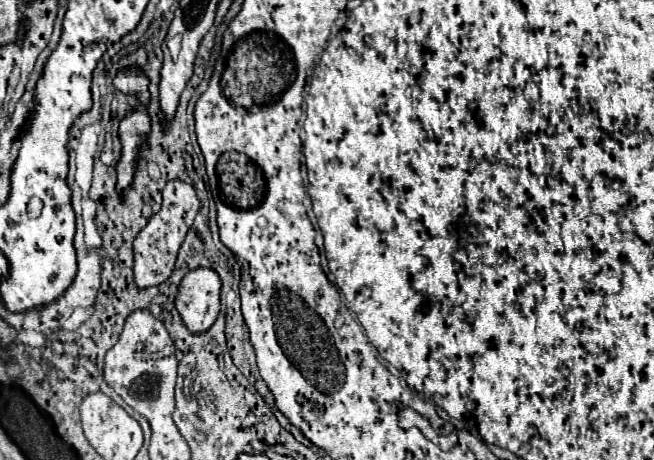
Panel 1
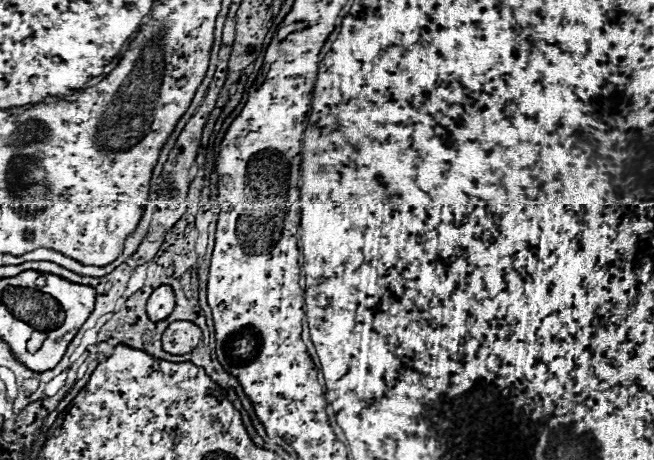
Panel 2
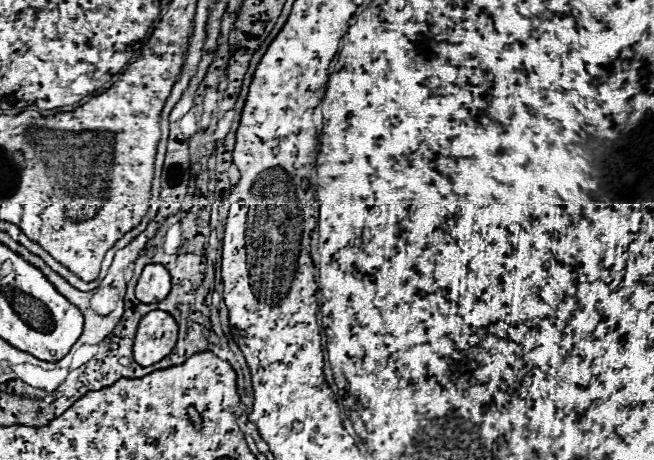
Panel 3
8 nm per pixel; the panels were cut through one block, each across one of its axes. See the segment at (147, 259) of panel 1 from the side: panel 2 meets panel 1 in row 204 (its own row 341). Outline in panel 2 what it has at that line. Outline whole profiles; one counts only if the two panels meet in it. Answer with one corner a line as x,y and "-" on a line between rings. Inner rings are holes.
178,320
178,322
172,322
162,334
162,348
168,354
176,354
176,356
188,354
198,346
200,338
202,338
202,332
196,324

